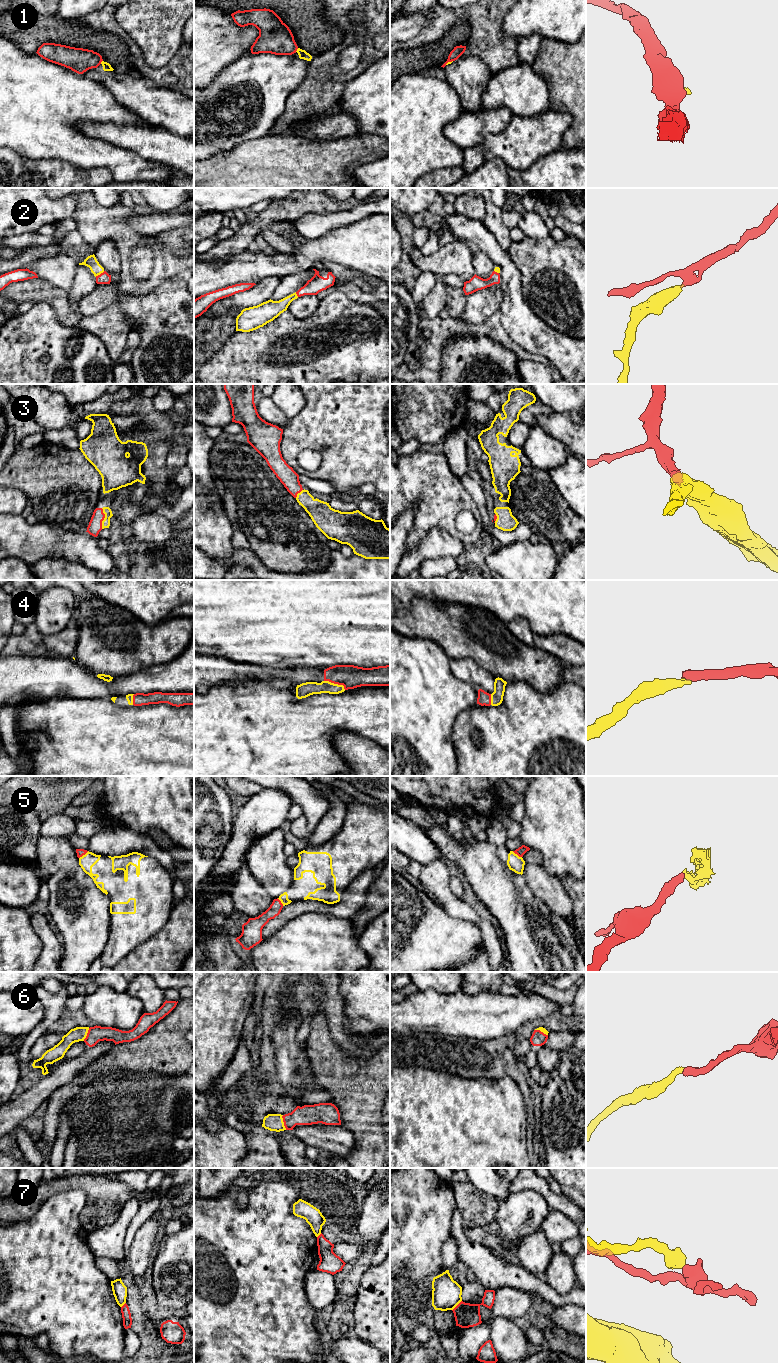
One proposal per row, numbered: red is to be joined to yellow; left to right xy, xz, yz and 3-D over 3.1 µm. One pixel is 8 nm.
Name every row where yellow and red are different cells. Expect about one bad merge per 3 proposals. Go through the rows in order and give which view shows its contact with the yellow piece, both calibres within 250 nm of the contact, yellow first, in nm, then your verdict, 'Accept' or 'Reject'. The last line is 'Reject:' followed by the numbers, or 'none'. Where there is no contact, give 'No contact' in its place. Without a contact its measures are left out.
1: Touches yellow in xz. Thickness 70 nm (yellow) against 260 nm. Reject
2: Touches yellow in xy. Thickness 90 nm (yellow) against 100 nm. Accept
3: Touches yellow in xy. Thickness 70 nm (yellow) against 110 nm. Accept
4: Touches yellow in xz. Thickness 110 nm (yellow) against 190 nm. Accept
5: Touches yellow in xy. Thickness 120 nm (yellow) against 60 nm. Accept
6: Touches yellow in xz. Thickness 140 nm (yellow) against 160 nm. Accept
7: Touches yellow in yz. Thickness 240 nm (yellow) against 190 nm. Reject
Reject: 1, 7

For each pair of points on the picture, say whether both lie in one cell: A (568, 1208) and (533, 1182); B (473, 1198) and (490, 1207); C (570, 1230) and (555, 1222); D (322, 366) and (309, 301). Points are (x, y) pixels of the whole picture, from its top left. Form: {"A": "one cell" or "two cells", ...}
{"A": "one cell", "B": "one cell", "C": "one cell", "D": "two cells"}

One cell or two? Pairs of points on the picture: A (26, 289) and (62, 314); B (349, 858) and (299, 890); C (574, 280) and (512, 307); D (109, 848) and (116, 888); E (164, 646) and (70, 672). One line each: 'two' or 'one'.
A: one
B: one
C: two
D: two
E: two

